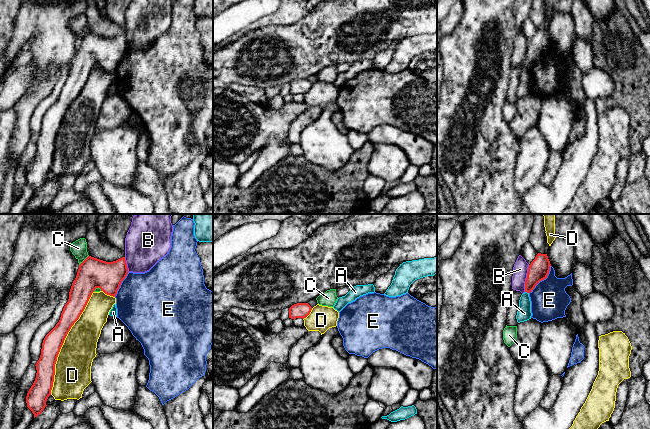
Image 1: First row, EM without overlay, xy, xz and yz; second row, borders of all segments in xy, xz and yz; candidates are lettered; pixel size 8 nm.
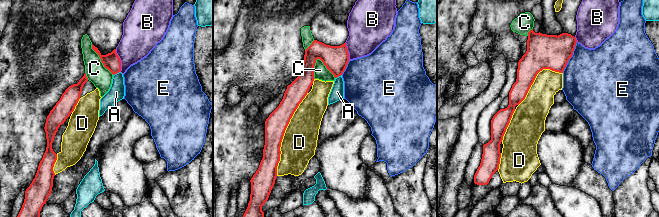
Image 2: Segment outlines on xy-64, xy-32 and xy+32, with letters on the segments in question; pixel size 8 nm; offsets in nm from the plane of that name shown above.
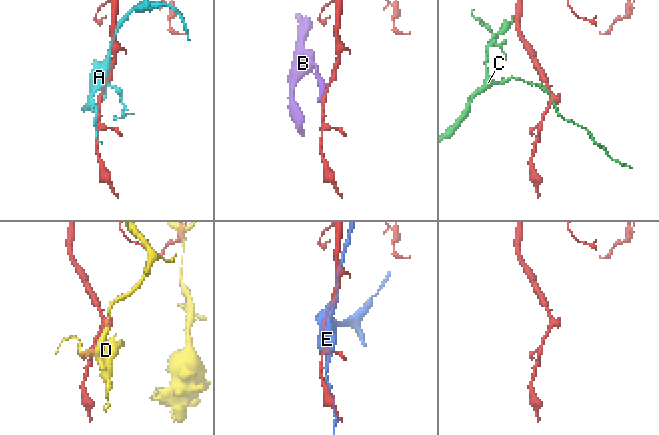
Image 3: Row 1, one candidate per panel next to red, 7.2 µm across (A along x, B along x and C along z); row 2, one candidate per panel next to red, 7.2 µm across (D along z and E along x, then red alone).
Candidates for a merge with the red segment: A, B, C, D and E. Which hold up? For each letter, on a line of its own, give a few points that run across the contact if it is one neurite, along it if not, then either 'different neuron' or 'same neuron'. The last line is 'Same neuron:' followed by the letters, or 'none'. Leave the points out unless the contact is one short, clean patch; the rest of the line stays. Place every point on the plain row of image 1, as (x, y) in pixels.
A: yz (525, 67), (528, 69) | different neuron
B: yz (529, 41), (524, 67) | different neuron
C: different neuron
D: different neuron
E: yz (550, 41), (548, 51), (529, 69) | different neuron
Same neuron: none

